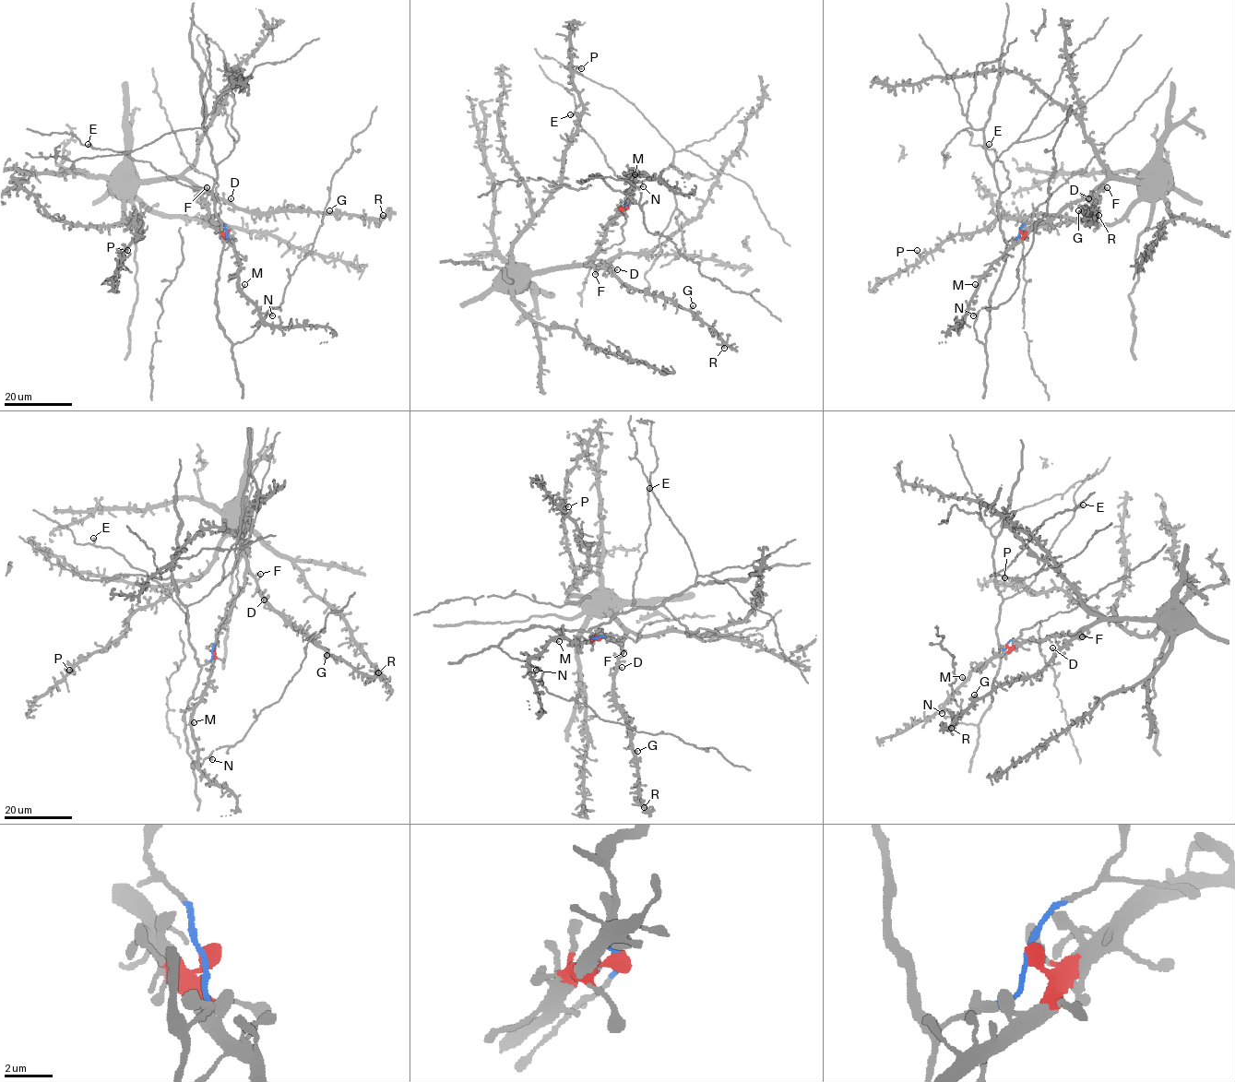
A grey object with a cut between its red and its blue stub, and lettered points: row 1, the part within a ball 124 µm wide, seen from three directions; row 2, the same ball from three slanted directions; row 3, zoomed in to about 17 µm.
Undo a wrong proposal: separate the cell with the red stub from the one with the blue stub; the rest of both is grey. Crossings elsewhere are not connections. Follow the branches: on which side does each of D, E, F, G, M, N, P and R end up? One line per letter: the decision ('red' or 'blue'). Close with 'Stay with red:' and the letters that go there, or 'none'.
D: red
E: blue
F: red
G: red
M: red
N: blue
P: red
R: red
Stay with red: D, F, G, M, P, R

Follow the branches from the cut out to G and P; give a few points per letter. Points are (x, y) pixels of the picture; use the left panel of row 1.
G: (226, 231), (226, 233), (219, 231), (195, 186), (211, 191), (251, 212), (328, 214), (329, 210)
P: (226, 231), (188, 182), (138, 184), (123, 210), (126, 223), (141, 215), (127, 251)

